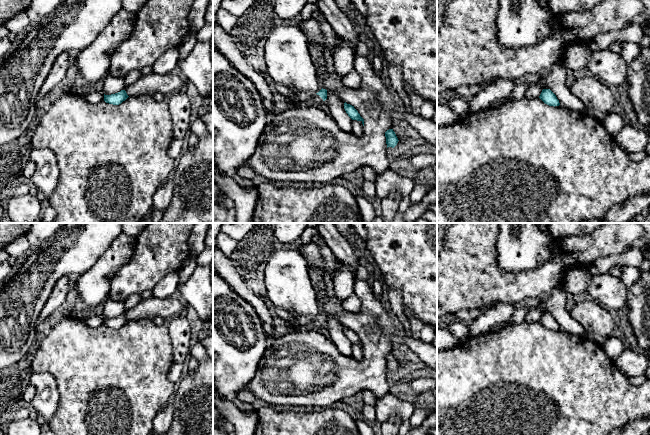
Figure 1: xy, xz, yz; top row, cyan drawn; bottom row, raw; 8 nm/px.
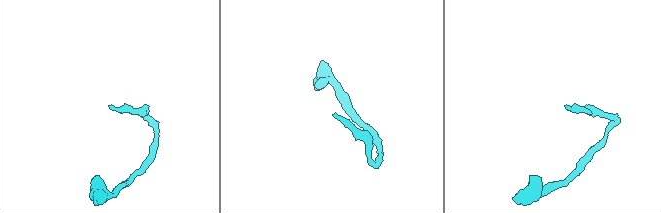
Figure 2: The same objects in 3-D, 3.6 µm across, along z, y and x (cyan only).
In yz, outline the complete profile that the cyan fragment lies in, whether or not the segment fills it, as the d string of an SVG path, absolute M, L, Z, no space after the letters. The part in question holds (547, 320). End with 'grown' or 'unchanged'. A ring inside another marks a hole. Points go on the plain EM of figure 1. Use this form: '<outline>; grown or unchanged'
M543 313L539 322L549 330L559 330L559 324L550 313Z; unchanged

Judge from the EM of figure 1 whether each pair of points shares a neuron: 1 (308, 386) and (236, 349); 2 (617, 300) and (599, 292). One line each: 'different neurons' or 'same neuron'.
1: different neurons
2: same neuron

